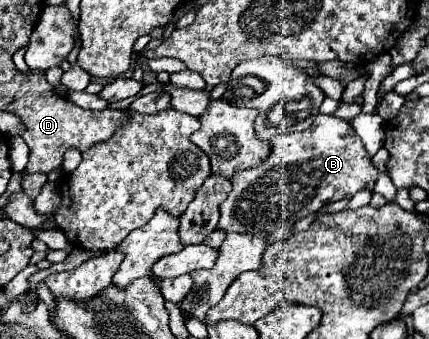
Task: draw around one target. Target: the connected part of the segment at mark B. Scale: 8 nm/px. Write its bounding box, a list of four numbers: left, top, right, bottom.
[217,113,377,233]

